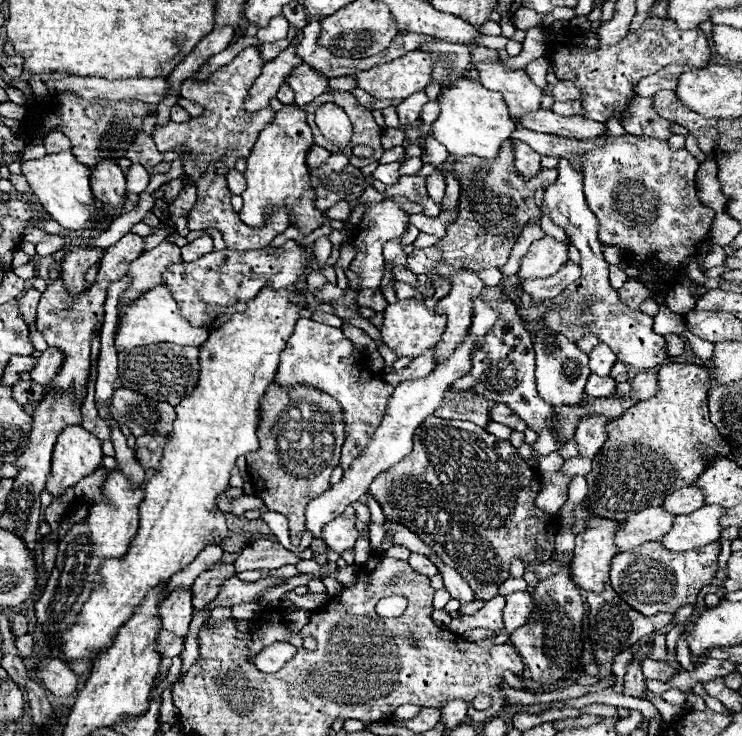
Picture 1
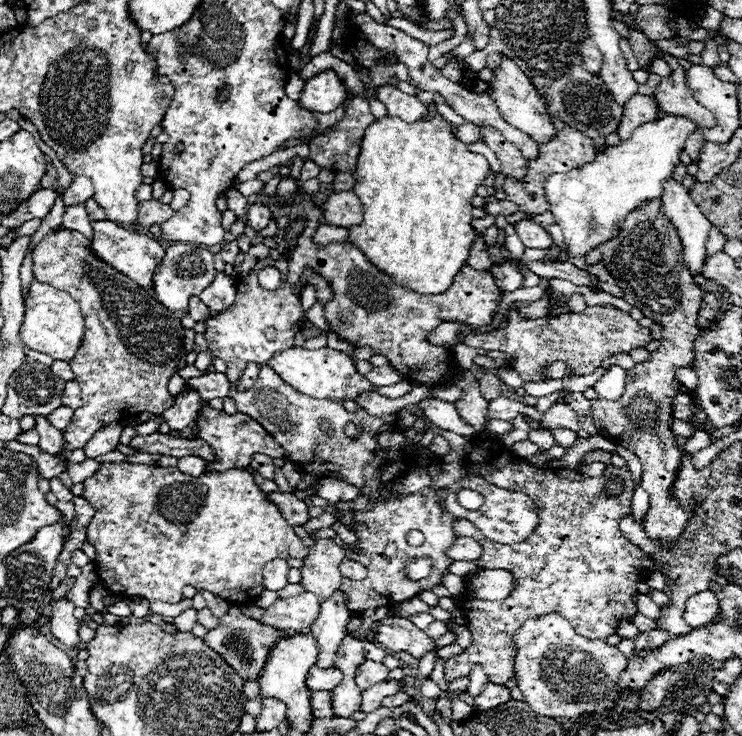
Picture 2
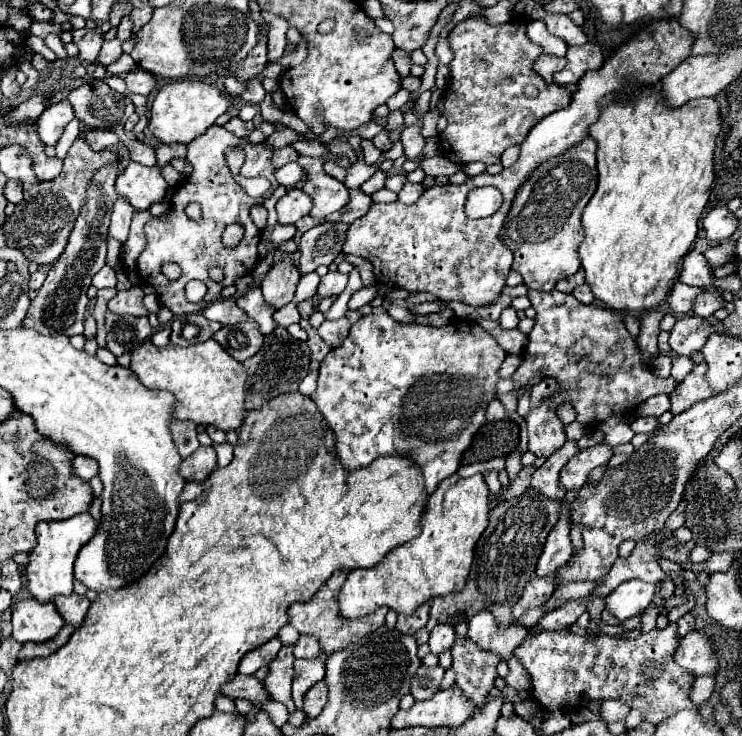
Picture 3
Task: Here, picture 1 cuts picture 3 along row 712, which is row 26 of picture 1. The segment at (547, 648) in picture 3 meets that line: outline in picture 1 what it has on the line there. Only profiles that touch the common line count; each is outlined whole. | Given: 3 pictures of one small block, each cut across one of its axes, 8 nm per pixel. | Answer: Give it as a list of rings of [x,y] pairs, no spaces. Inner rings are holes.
[[[648,18],[642,28],[634,34],[628,34],[622,42],[618,42],[616,46],[600,46],[594,52],[578,52],[578,48],[554,48],[554,66],[556,66],[556,76],[558,80],[570,80],[574,82],[578,88],[582,88],[582,108],[586,110],[586,118],[596,120],[596,122],[606,122],[612,112],[622,112],[626,106],[626,100],[630,100],[634,96],[632,86],[638,84],[640,78],[650,76],[670,64],[680,64],[680,66],[692,66],[692,68],[704,68],[708,64],[708,42],[706,36],[700,28],[688,30],[688,32],[680,32],[676,28],[676,24],[672,20],[664,20],[664,18]]]

